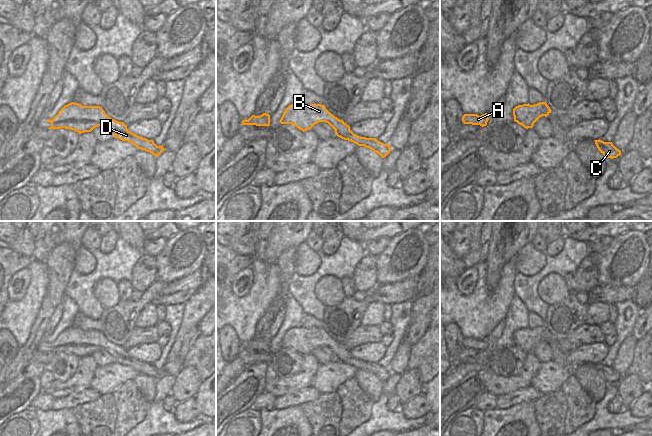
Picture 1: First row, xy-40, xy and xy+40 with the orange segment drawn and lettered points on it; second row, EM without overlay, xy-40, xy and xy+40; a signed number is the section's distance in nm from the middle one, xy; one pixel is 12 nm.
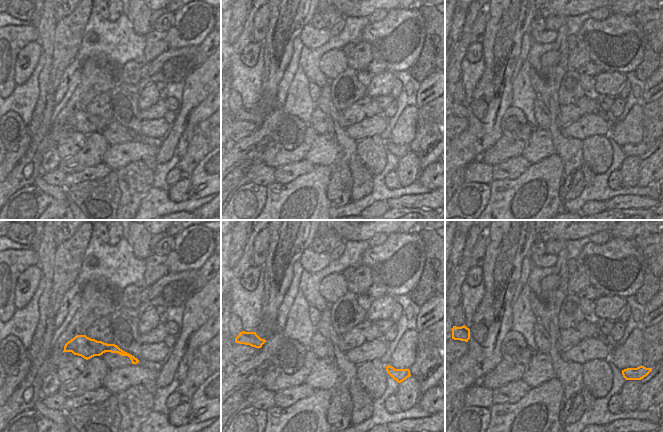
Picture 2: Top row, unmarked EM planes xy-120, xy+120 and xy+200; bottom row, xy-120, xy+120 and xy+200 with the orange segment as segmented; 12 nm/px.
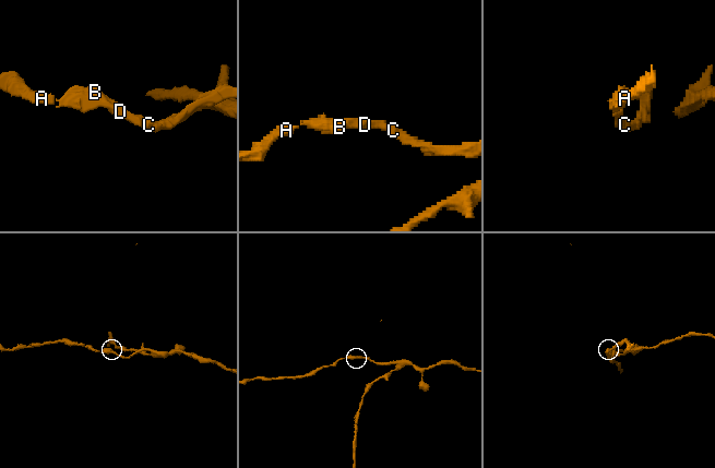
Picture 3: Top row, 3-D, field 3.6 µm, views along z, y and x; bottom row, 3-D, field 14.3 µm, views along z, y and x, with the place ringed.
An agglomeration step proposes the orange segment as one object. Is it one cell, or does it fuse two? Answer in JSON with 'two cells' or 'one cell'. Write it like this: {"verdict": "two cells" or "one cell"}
{"verdict": "one cell"}

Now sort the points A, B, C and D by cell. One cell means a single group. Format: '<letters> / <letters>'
A B C D

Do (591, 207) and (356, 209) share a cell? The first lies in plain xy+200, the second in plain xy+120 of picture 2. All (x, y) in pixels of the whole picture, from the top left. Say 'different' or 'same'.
different

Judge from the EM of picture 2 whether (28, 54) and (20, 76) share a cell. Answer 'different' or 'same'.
same

